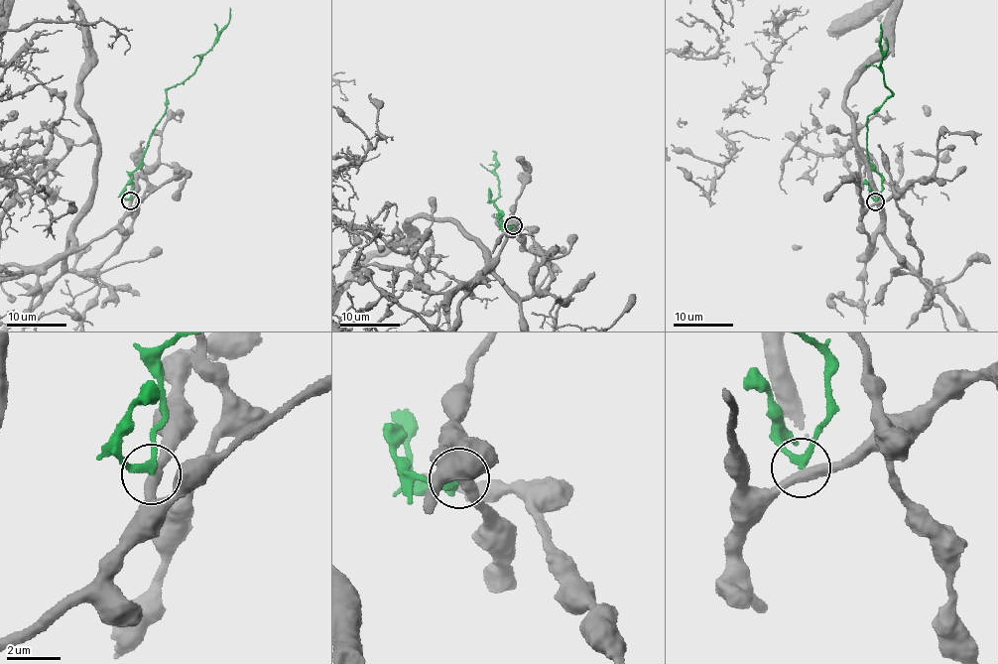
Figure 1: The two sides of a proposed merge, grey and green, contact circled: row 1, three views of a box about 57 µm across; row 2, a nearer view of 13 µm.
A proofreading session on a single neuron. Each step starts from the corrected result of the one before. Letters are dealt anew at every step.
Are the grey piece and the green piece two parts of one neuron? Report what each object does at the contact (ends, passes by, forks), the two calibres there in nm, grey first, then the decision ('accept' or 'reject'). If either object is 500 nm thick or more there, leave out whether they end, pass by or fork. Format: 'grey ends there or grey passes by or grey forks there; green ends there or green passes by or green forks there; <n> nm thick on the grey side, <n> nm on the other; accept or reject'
grey passes by; green passes by; 400 nm thick on the grey side, 280 nm on the other; reject

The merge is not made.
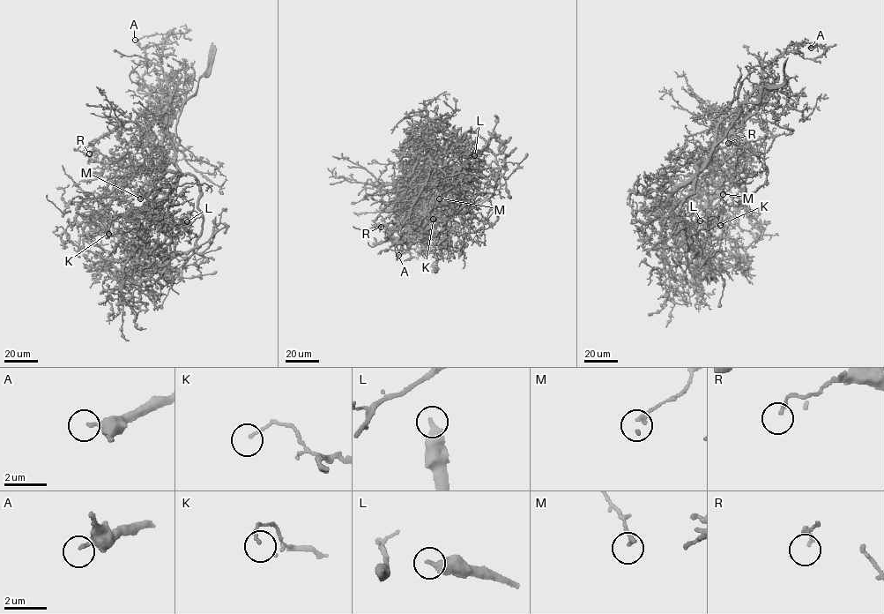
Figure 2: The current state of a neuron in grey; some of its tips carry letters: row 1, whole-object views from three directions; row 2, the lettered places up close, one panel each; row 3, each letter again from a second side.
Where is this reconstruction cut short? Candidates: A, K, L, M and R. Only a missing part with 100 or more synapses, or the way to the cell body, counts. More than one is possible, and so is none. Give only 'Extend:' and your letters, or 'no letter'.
Extend: no letter

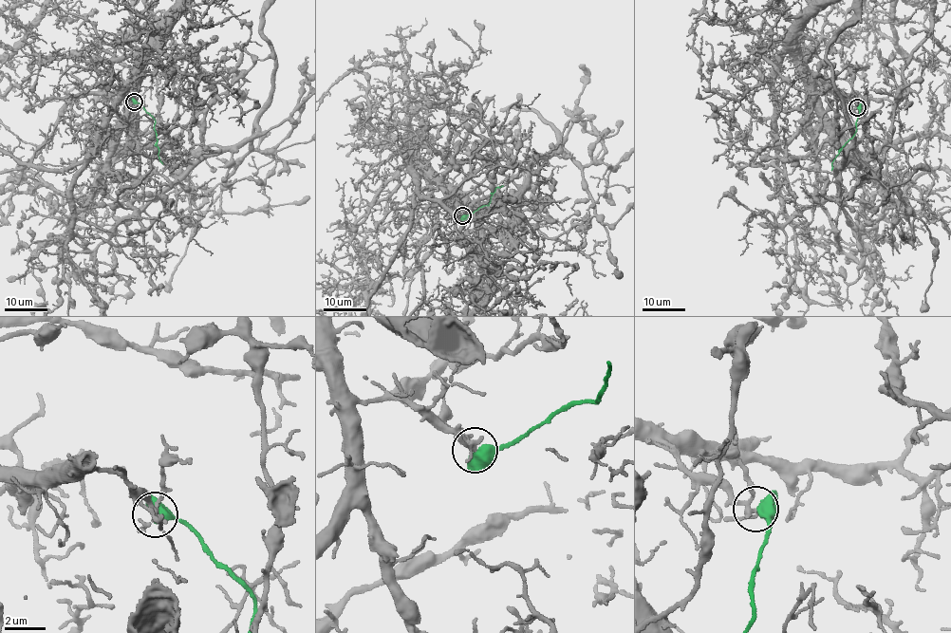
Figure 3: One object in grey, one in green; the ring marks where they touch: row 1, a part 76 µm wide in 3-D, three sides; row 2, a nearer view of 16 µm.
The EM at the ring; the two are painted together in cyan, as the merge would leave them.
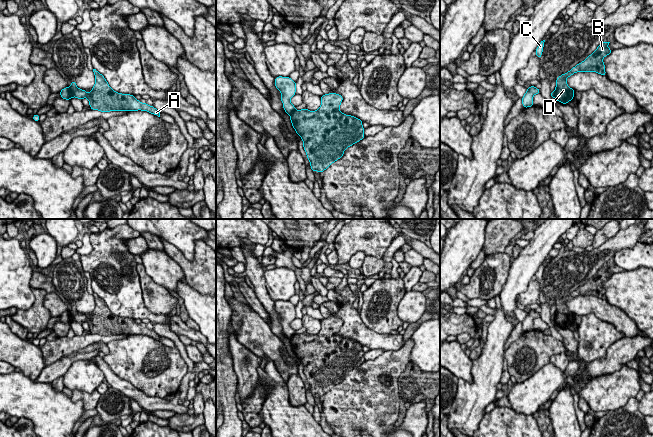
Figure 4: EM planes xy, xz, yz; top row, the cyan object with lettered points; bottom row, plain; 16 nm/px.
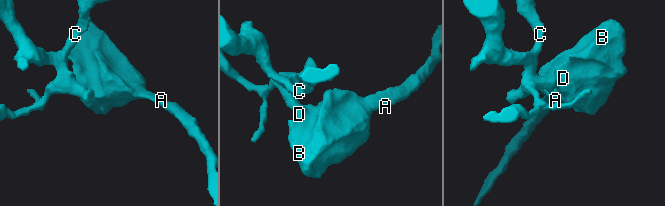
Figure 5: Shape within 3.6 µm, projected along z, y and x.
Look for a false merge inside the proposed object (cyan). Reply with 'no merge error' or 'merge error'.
merge error

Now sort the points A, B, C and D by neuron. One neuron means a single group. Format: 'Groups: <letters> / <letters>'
Groups: A B D / C

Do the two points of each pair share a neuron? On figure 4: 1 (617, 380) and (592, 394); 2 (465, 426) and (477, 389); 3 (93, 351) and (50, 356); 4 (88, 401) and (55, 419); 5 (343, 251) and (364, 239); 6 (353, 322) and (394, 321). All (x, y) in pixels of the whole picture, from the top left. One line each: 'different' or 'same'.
1: same
2: same
3: different
4: different
5: same
6: different

